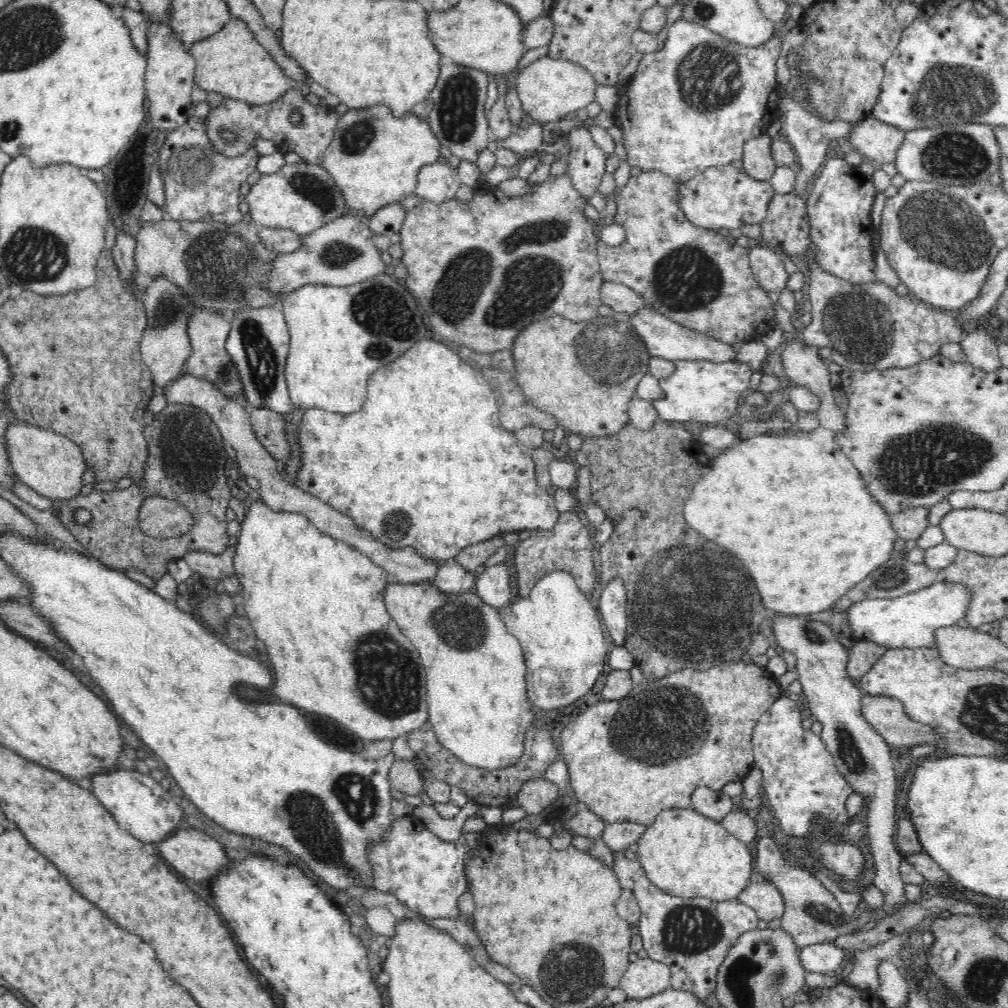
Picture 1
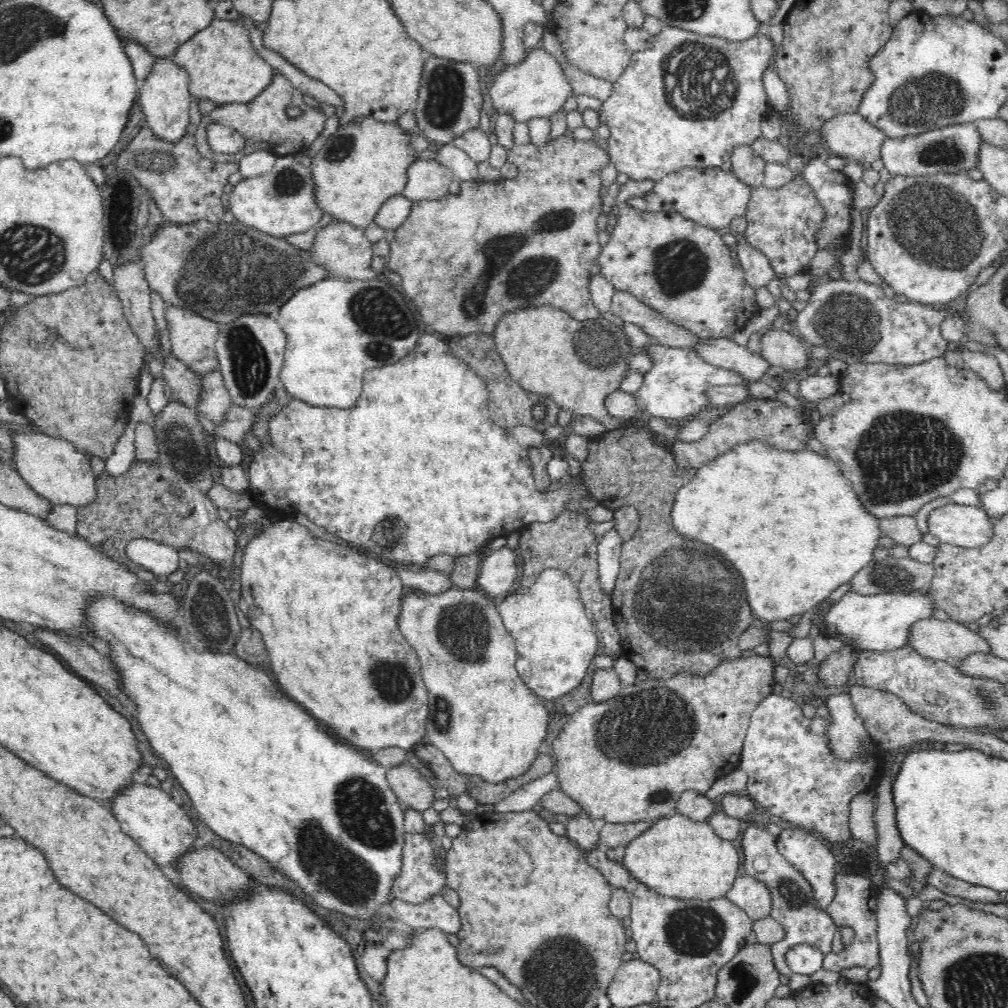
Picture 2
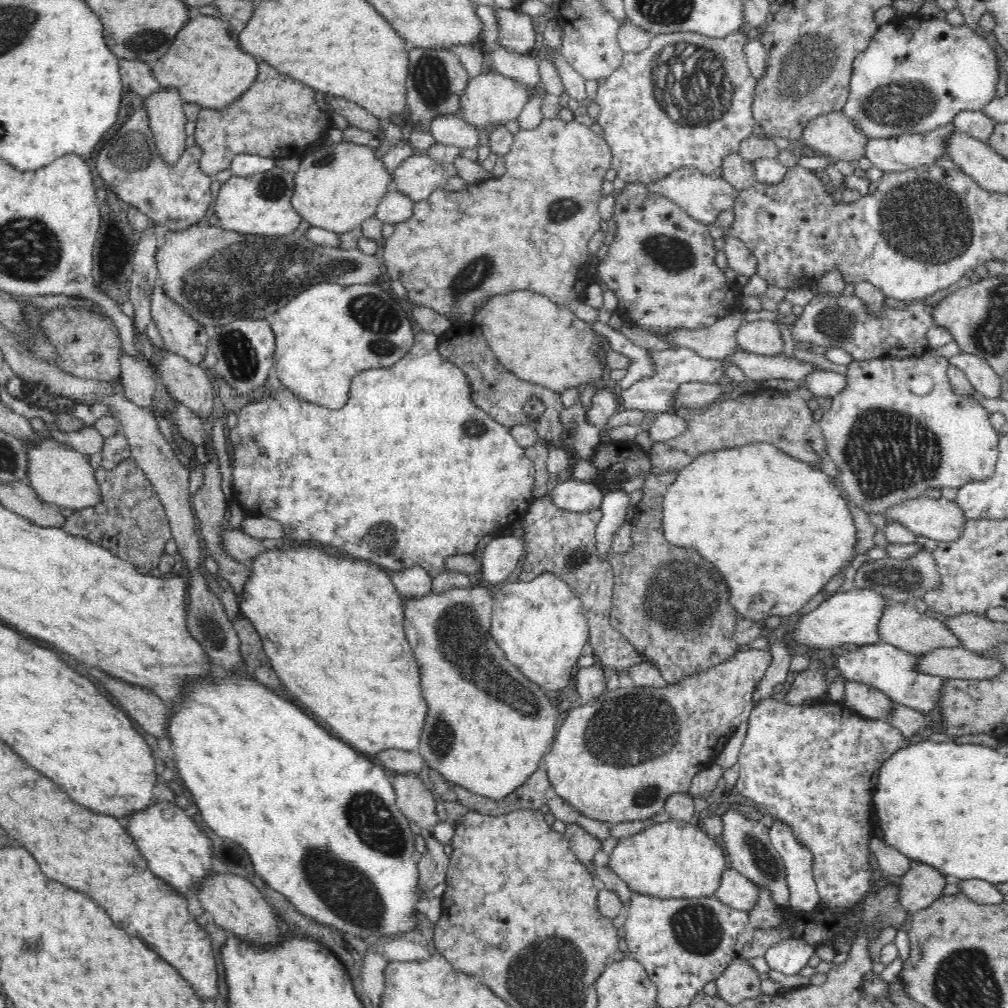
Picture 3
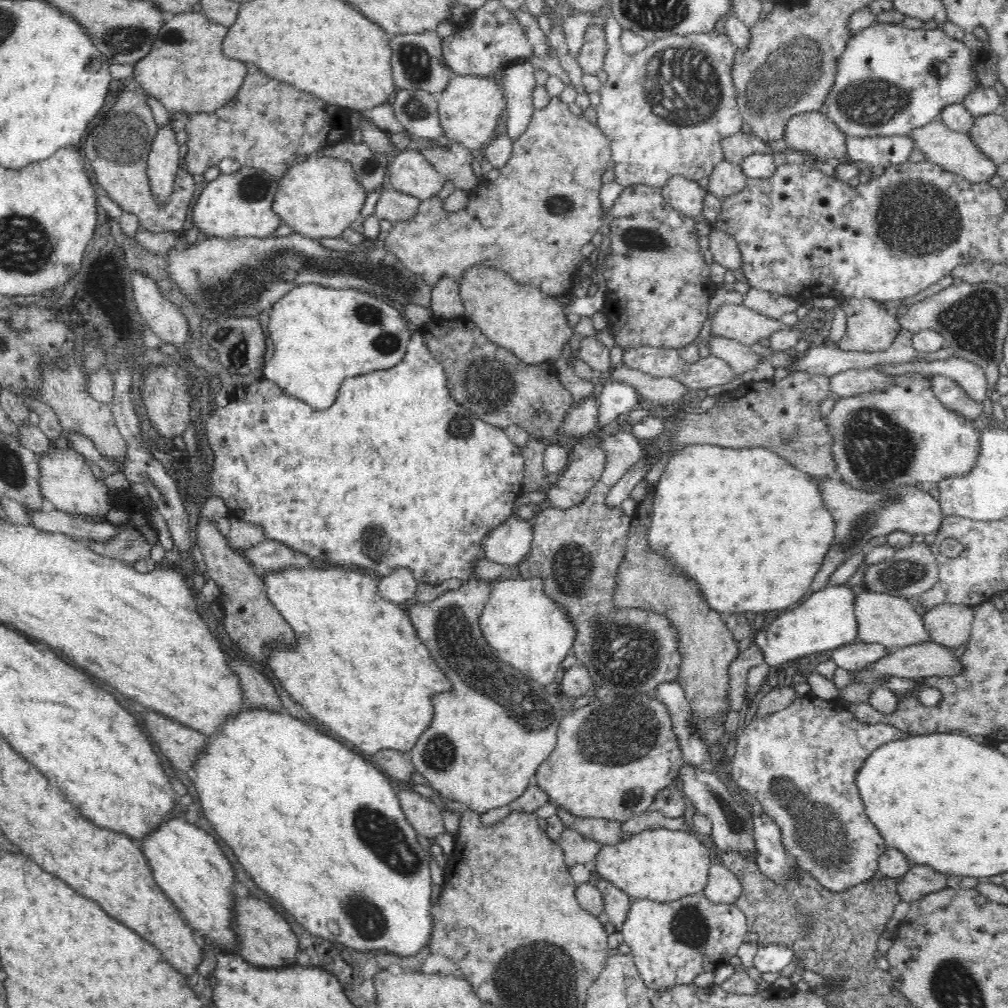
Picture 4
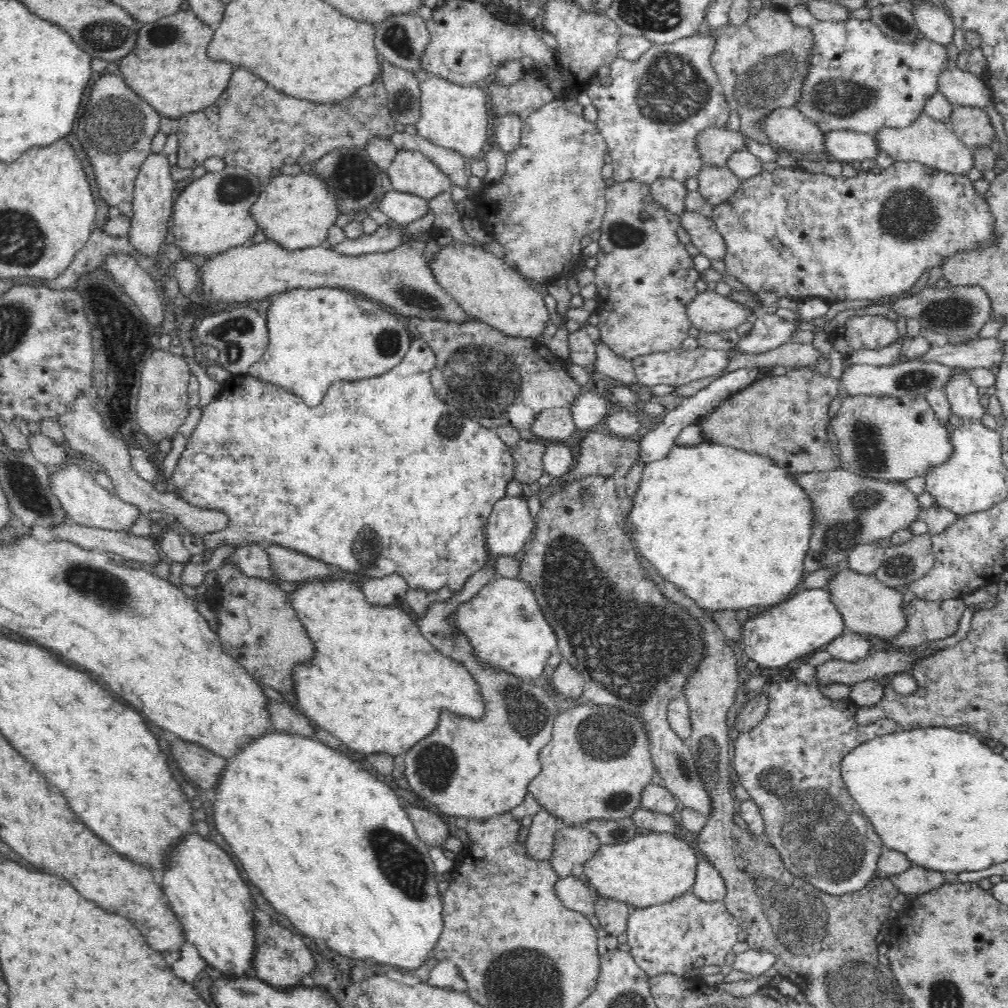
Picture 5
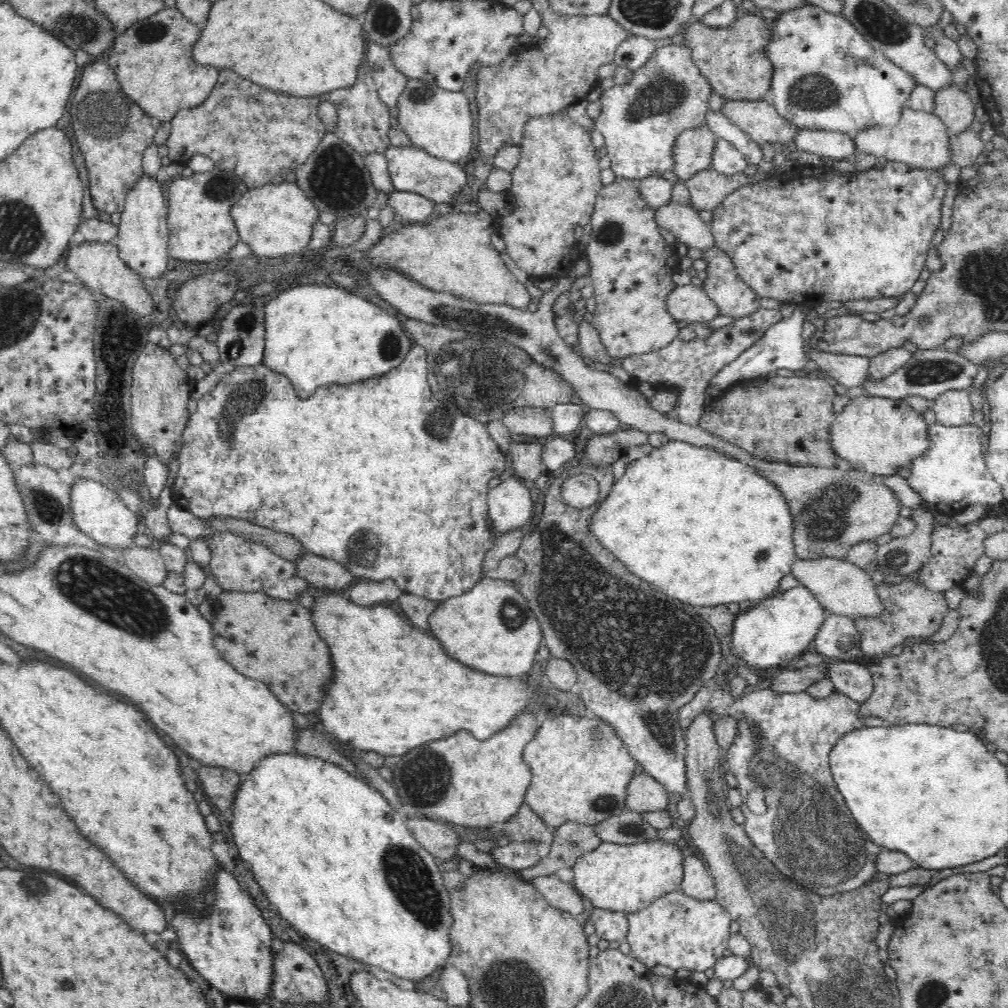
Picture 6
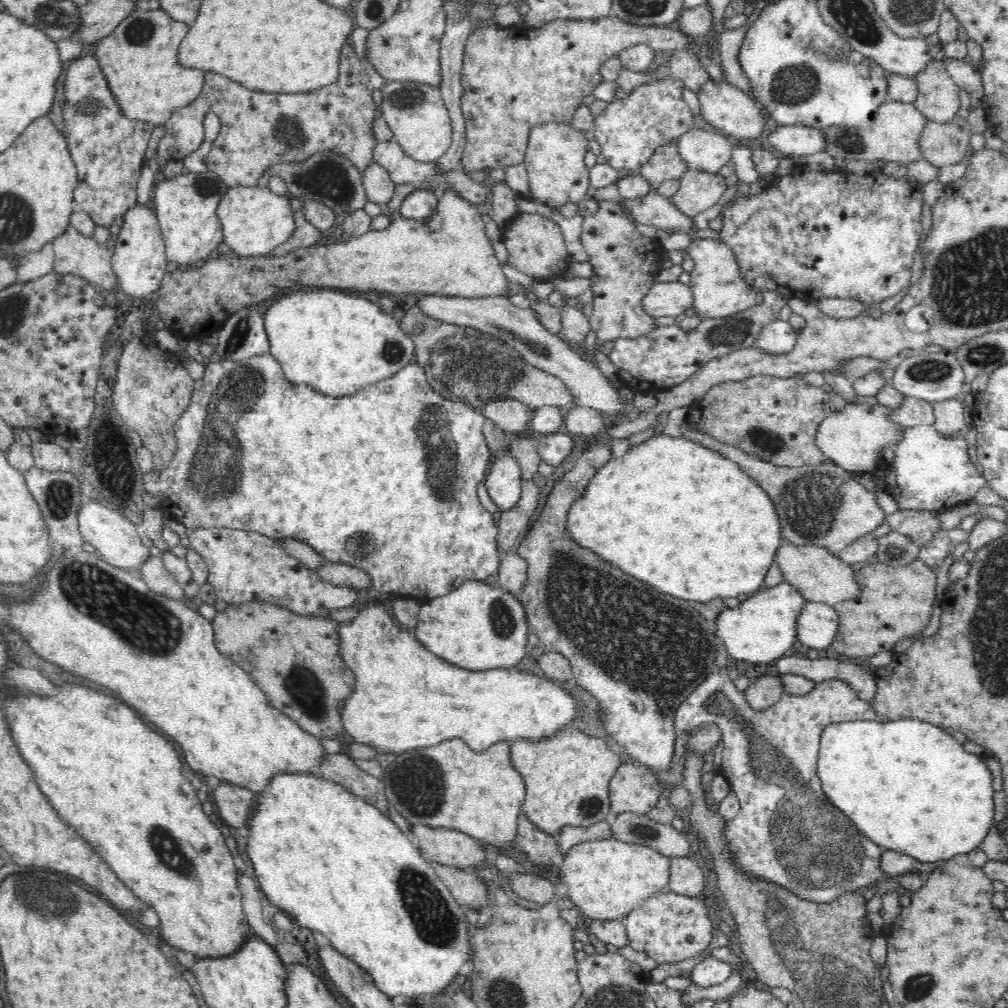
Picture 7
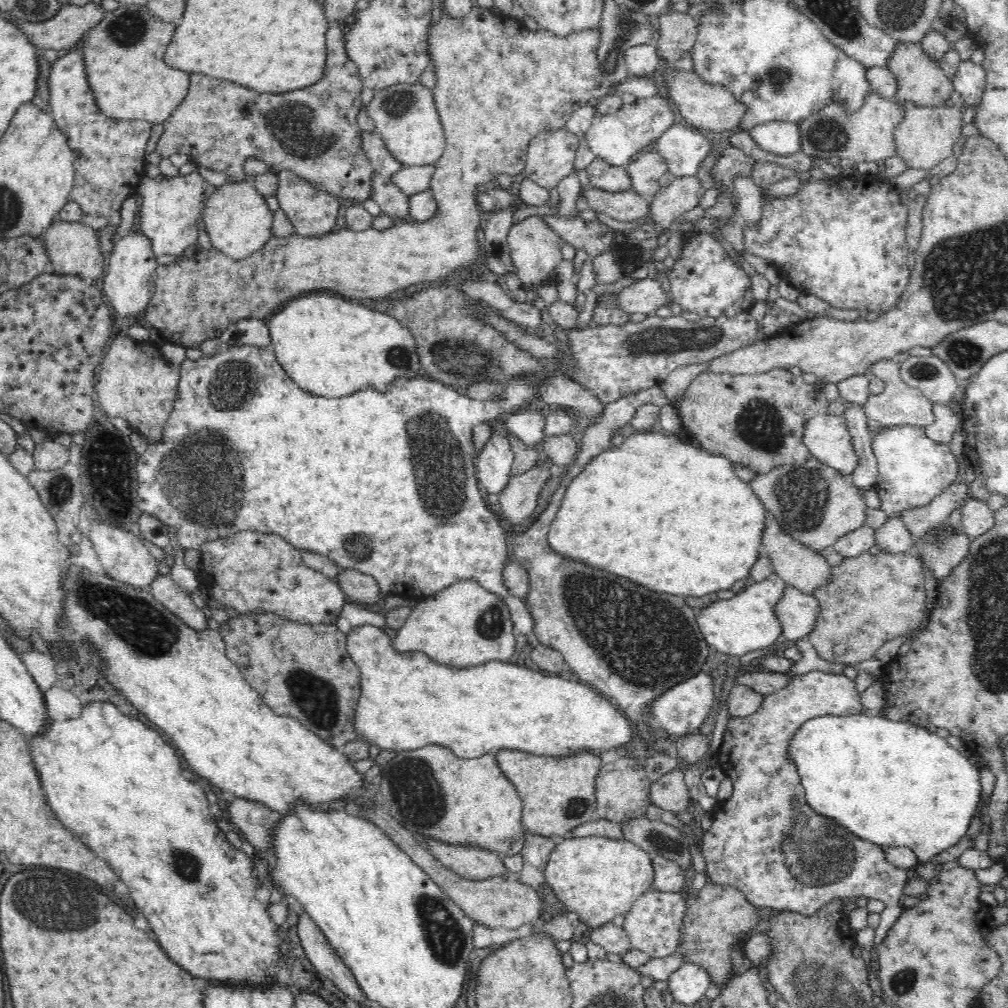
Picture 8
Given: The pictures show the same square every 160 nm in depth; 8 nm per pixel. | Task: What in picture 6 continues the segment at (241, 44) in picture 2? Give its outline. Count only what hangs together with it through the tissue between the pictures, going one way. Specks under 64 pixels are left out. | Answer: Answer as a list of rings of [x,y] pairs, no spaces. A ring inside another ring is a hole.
[[[173,7],[134,22],[114,38],[106,63],[114,71],[124,96],[146,116],[171,122],[178,110],[198,106],[214,88],[218,70],[198,64],[191,56],[191,44],[199,38],[202,28],[203,24],[188,21]]]

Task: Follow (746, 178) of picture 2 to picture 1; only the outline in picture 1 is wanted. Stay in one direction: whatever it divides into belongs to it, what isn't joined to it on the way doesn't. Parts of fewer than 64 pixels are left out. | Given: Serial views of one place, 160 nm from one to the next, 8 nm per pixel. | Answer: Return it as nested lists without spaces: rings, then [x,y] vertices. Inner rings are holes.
[[[765,134],[742,146],[743,169],[750,177],[759,181],[768,181],[774,174],[777,164],[772,159],[772,151],[770,151],[773,140]]]

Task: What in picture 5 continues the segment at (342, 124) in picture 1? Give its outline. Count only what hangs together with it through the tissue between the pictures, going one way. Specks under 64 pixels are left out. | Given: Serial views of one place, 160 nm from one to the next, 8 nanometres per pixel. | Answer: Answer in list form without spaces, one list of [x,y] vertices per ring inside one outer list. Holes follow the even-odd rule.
[[[311,170],[301,171],[295,176],[277,173],[267,185],[263,185],[258,198],[247,212],[257,229],[264,232],[266,240],[278,244],[286,252],[296,252],[324,246],[328,228],[332,228],[340,216],[338,208],[338,195],[322,177]]]

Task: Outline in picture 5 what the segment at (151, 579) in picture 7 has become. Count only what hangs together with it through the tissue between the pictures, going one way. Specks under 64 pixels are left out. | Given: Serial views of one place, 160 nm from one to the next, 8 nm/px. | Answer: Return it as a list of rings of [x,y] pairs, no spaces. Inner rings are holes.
[[[70,520],[54,525],[50,531],[58,540],[71,542],[85,549],[120,554],[123,558],[140,562],[147,570],[161,560],[156,545],[150,538],[137,537],[126,531],[111,532],[106,529],[95,529]]]

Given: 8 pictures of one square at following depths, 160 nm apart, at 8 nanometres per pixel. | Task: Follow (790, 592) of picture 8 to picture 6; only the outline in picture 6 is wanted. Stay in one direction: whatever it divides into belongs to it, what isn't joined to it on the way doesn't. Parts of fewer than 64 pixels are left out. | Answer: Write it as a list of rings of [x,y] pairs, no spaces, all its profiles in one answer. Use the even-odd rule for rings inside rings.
[[[826,612],[811,641],[814,641],[816,652],[829,660],[865,661],[859,652],[858,629],[850,618]]]

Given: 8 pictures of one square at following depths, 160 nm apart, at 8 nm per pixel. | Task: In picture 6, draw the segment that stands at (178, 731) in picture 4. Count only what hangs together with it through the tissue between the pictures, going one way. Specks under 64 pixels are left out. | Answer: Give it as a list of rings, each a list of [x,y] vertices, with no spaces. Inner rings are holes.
[[[202,765],[196,770],[200,780],[200,789],[209,803],[215,804],[220,812],[232,811],[237,786],[241,783],[241,775],[230,769]]]

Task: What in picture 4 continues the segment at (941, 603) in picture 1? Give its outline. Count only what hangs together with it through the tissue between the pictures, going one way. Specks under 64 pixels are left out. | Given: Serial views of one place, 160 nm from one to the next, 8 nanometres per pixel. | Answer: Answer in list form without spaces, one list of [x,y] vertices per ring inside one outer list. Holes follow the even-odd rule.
[[[854,584],[828,585],[801,601],[801,605],[790,606],[788,612],[777,617],[766,632],[756,632],[756,644],[764,662],[778,666],[814,652],[826,652],[858,642],[855,610],[851,608],[854,590]]]

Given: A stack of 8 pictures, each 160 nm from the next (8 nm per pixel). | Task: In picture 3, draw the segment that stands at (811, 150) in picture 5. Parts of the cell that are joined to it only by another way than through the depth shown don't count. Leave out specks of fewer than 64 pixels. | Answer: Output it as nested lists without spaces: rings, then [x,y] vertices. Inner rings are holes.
[[[842,111],[818,115],[803,126],[800,142],[838,161],[856,163],[870,139],[843,116]]]

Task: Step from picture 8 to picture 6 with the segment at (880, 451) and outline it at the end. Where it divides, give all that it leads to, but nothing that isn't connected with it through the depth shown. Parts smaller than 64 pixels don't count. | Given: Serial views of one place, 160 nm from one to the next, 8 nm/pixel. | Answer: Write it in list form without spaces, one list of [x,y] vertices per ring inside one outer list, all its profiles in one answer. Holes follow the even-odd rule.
[[[941,424],[928,425],[926,428],[927,446],[926,451],[922,451],[915,458],[912,458],[912,468],[910,468],[910,478],[908,484],[916,490],[928,504],[934,504],[938,508],[938,513],[952,515],[958,513],[973,504],[987,504],[989,506],[1004,502],[1005,498],[1002,489],[994,481],[994,478],[987,471],[986,462],[982,461],[982,435],[985,429],[980,429],[975,424],[947,427]]]

